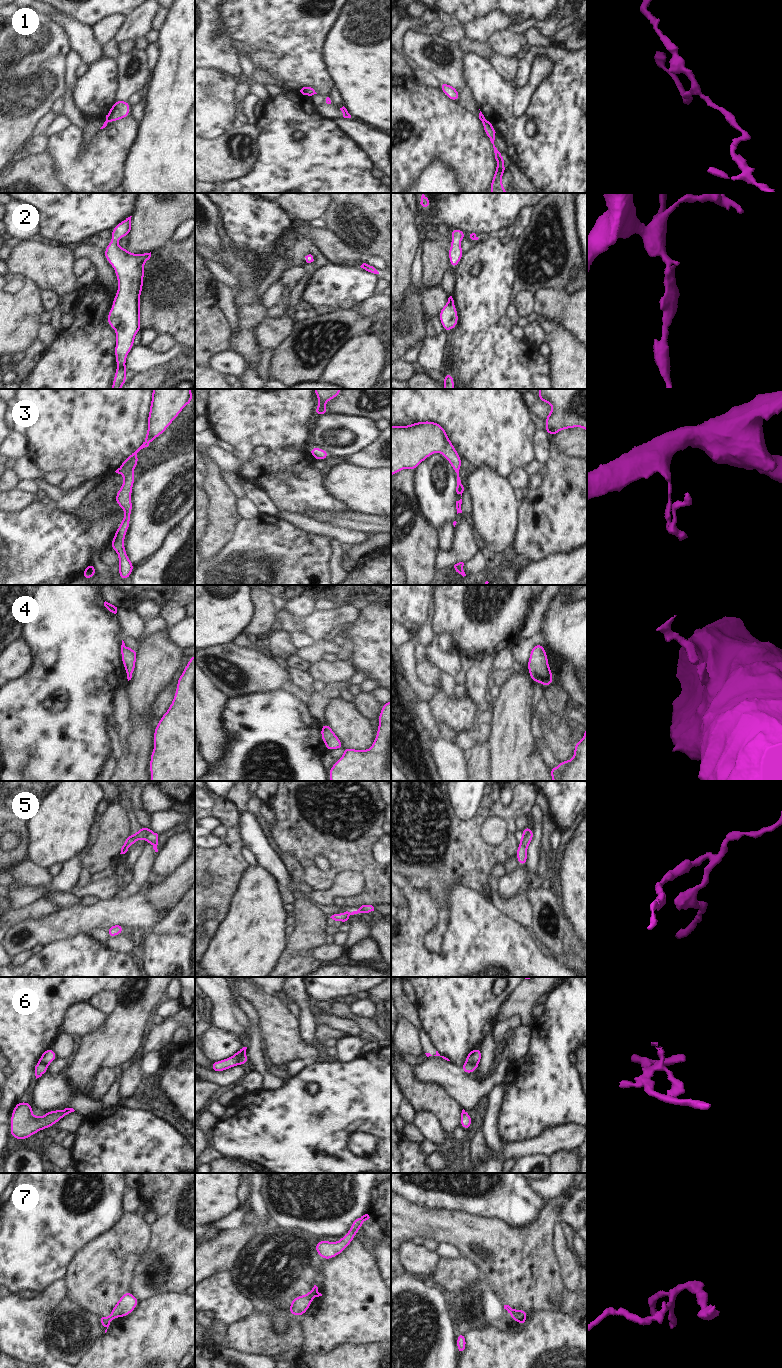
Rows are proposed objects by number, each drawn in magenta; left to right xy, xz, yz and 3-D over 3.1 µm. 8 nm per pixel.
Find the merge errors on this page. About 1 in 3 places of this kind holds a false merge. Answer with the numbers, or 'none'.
1, 5, 6, 7.

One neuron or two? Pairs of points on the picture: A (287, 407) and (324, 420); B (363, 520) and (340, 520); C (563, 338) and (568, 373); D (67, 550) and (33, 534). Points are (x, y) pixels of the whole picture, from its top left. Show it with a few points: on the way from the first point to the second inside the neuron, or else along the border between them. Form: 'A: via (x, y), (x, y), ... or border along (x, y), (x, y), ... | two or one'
A: border along (315, 415), (307, 439) | two
B: via (357, 520), (346, 520) | one
C: via (564, 347), (568, 356), (568, 364) | one
D: via (59, 550), (41, 542) | one

